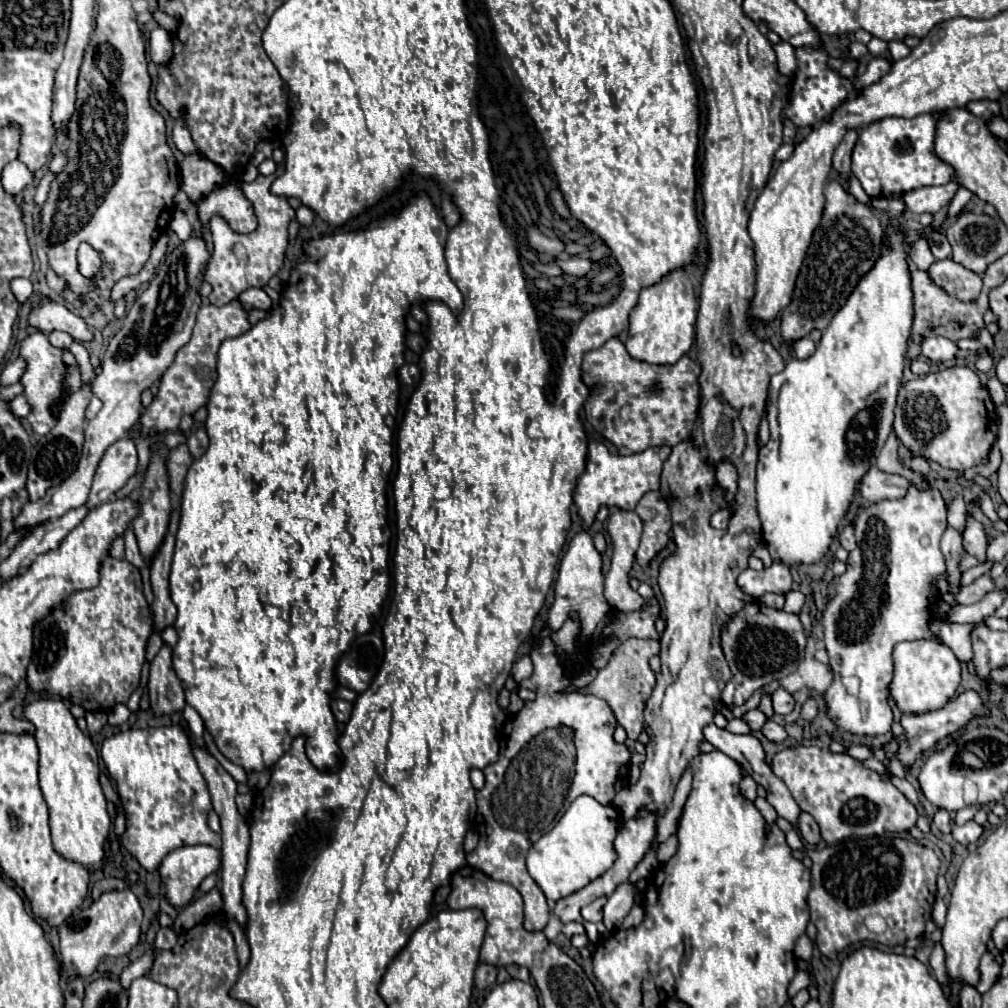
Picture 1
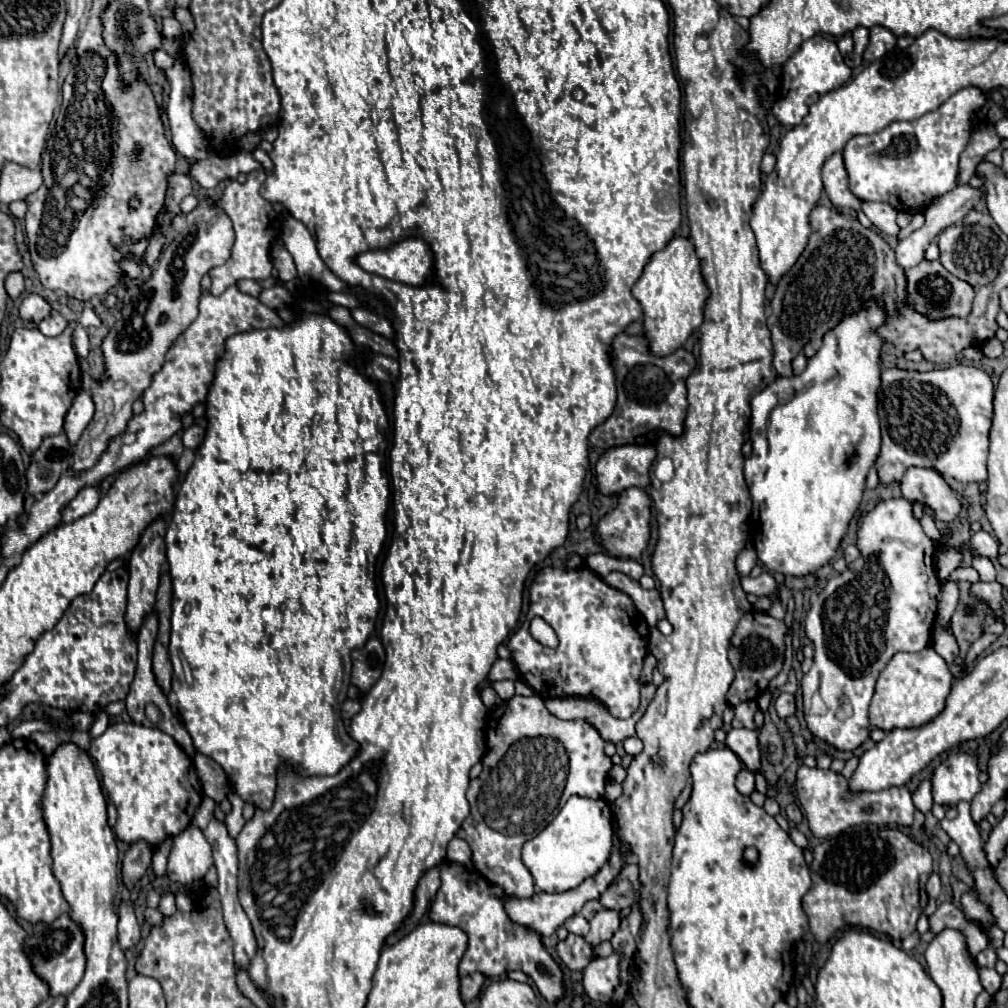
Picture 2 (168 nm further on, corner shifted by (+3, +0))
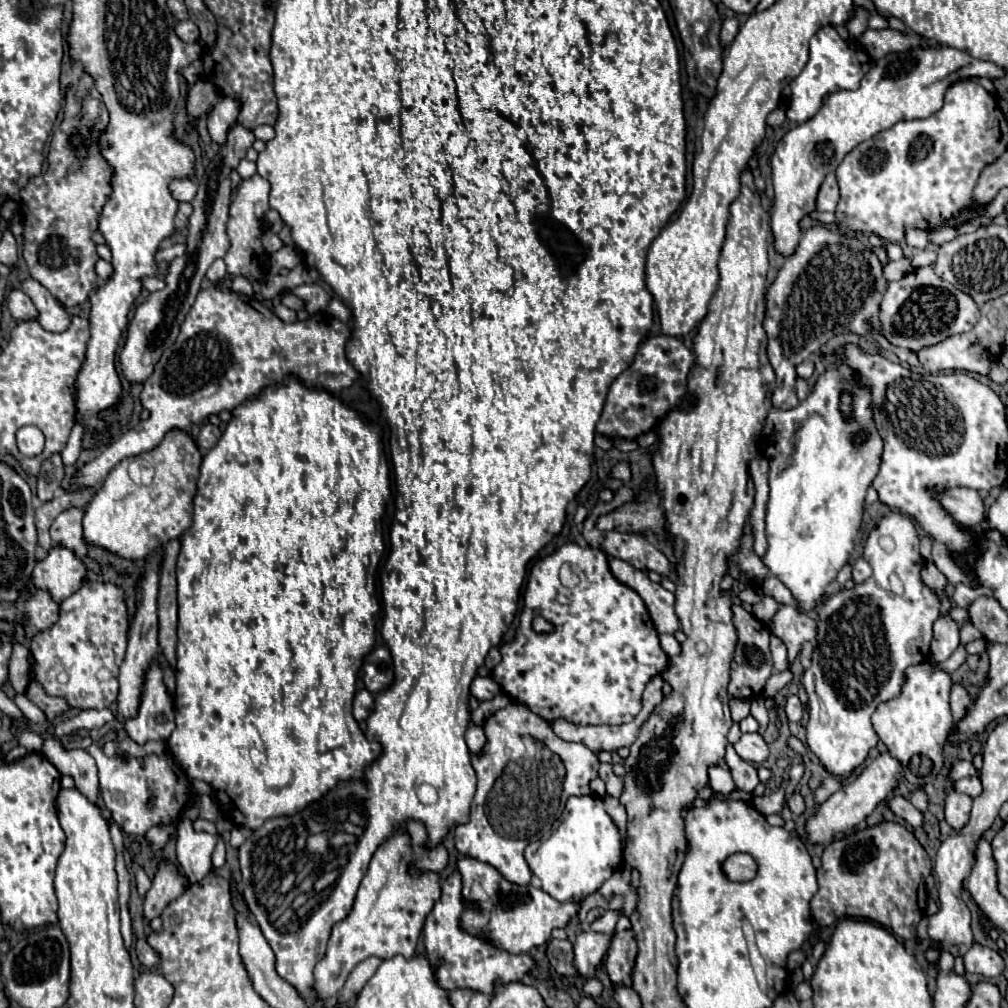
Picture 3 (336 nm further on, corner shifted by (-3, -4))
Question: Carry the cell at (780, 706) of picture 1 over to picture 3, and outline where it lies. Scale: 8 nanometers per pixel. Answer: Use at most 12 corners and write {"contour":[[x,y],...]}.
{"contour":[[787,696],[785,712],[789,722],[799,722],[803,704],[797,696]]}

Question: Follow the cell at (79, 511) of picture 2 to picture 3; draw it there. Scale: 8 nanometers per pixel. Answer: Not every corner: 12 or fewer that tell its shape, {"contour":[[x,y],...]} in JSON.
{"contour":[[83,508],[63,510],[51,524],[53,542],[75,550],[86,567],[100,574],[88,557]]}

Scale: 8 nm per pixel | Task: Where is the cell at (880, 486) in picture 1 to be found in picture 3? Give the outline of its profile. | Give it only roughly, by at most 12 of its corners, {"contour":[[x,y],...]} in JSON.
{"contour":[[971,488],[935,494],[963,528],[983,520],[983,500]]}

